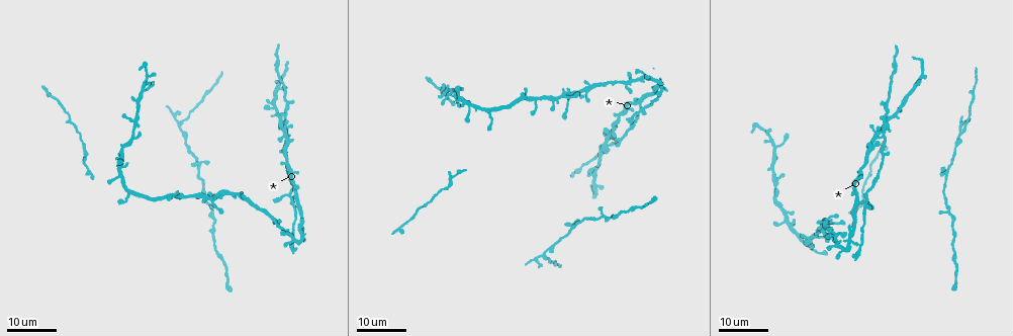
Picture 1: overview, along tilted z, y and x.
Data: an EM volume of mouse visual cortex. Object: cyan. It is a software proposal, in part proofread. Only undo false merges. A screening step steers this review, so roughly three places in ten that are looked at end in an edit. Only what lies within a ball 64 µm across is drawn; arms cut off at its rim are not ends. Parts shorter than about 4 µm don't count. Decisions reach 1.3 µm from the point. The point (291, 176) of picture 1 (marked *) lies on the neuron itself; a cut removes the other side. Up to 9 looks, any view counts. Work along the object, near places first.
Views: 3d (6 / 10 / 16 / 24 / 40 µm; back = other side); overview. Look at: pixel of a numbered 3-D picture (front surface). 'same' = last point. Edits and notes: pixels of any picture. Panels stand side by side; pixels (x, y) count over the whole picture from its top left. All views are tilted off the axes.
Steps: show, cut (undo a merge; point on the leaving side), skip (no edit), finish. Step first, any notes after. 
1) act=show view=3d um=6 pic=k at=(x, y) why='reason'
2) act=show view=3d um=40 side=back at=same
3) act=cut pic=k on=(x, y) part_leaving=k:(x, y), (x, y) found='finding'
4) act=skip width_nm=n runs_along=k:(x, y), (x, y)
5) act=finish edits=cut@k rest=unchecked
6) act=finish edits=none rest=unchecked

act=show view=3d um=16 pic=1 at=(290, 198) why='four arms meet'

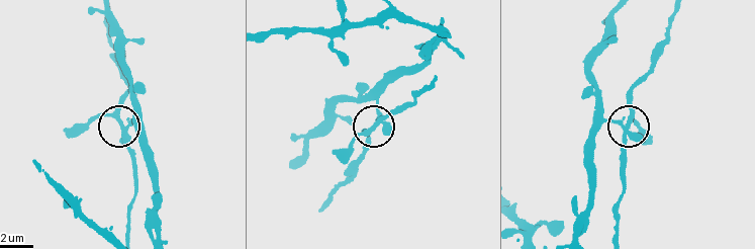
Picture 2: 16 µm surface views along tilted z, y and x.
act=show view=3d um=10 pic=2 at=(628, 121)

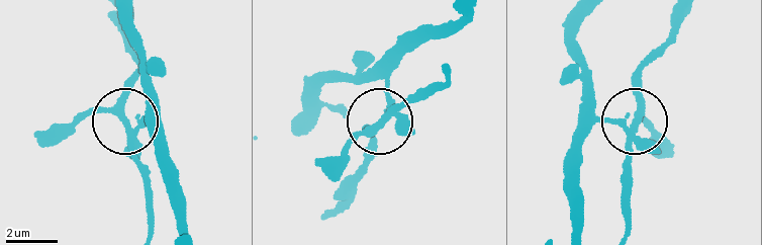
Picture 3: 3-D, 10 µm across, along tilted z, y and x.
act=skip side_arm_um=13 found='continuous, no second neuron'

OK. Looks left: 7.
act=show view=3d um=24 pic=1 at=(902, 105)

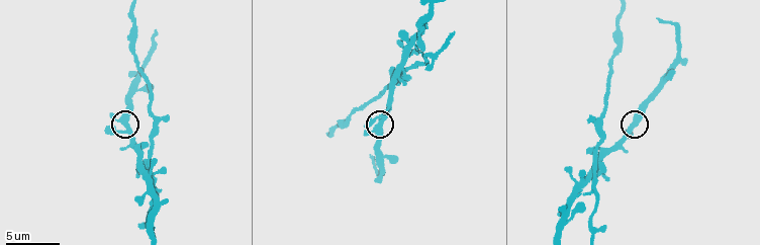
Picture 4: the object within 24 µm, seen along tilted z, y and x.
act=show view=3d um=10 pic=4 at=(378, 123)

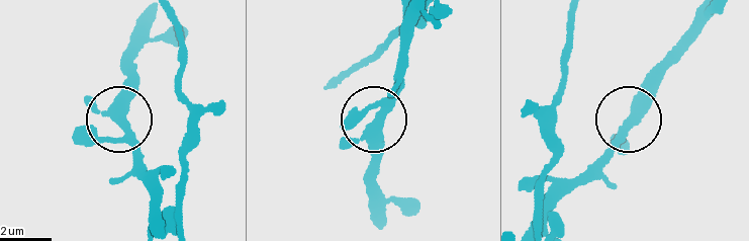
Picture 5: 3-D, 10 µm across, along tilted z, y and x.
act=skip arms=3 runs_along=5:(527, 229), (604, 152), (654, 65) found='continuous, no second neuron'

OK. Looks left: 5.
act=show view=3d um=10 pic=4 at=(600, 149) why='branch point'

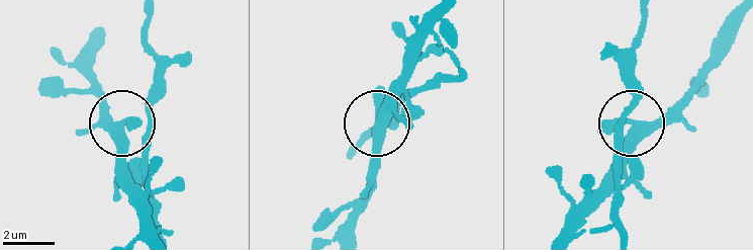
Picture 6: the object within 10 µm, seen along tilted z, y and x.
act=skip arms=3 found='one neuron here'

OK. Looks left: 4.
act=show view=3d um=24 pic=1 at=(776, 198) why='thin arm on a thick one'

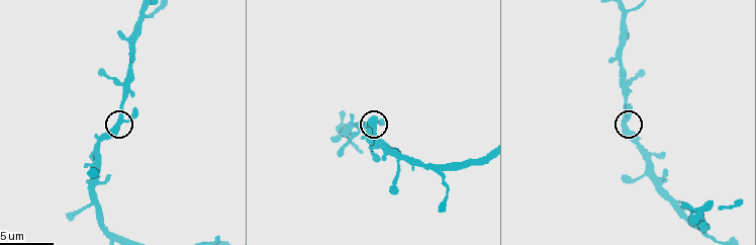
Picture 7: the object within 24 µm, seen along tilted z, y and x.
act=show view=3d um=10 pic=7 at=(622, 121) why='closer look'

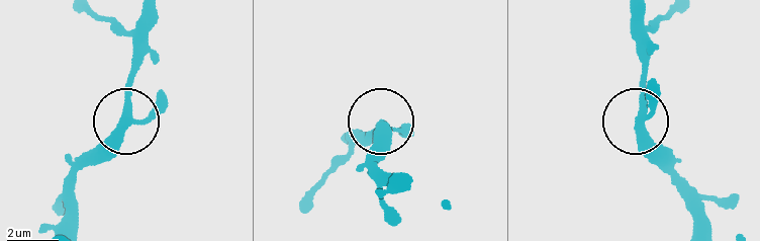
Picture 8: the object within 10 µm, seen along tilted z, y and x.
act=skip arms=3 runs_along=8:(709, 231), (704, 211), (655, 162), (639, 131), (641, 33) found='one neuron here'

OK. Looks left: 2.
act=show view=3d um=10 pic=7 at=(673, 199) why='arms part here'

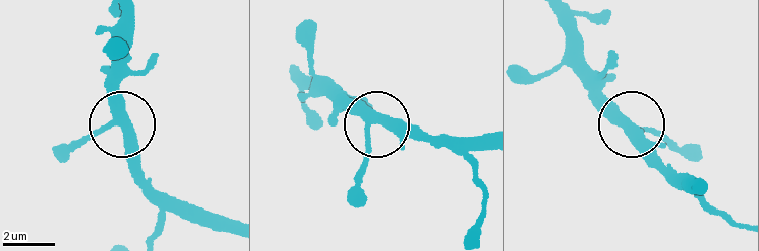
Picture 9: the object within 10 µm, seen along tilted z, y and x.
act=show view=3d um=6 pic=9 at=(370, 121) why='zoom in'

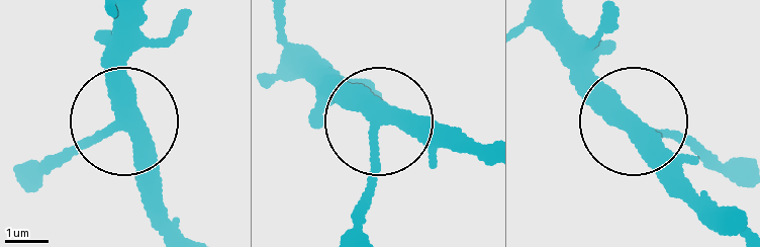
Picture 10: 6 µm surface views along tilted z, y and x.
act=skip side_arm_um=29 found='continuous, no second neuron'

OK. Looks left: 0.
act=finish edits=none rest=unchecked

